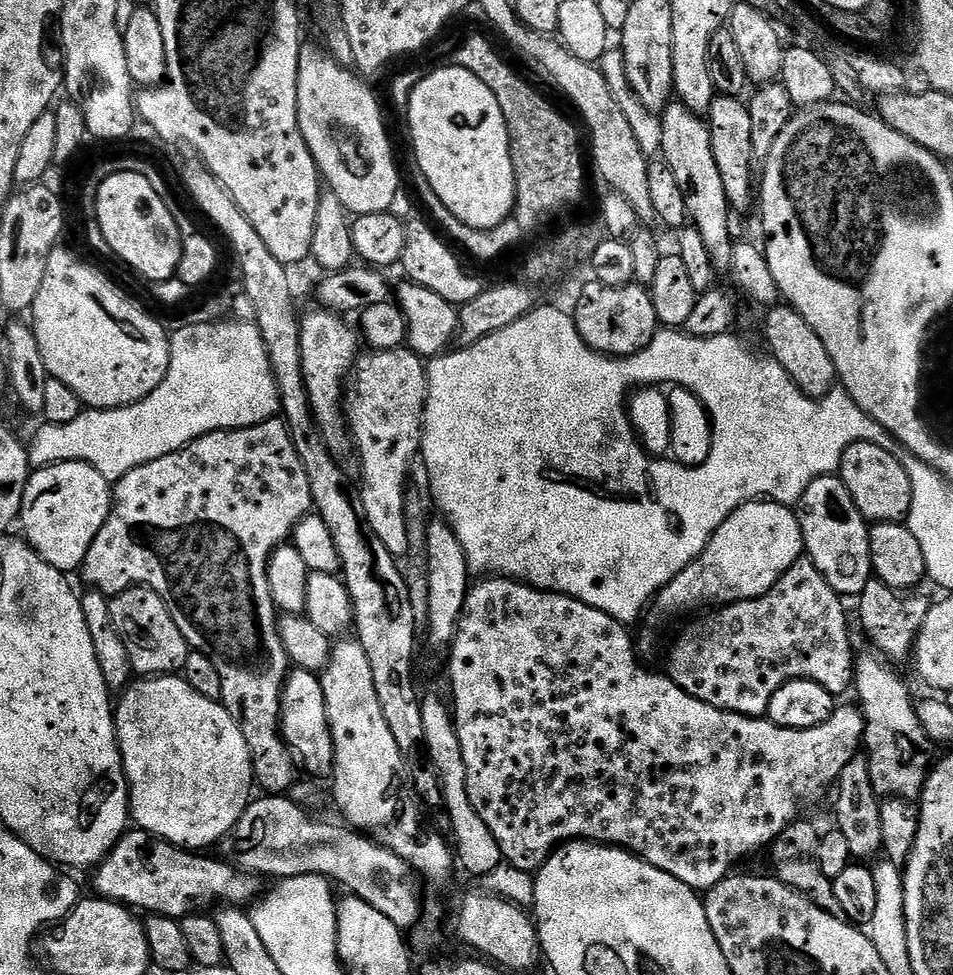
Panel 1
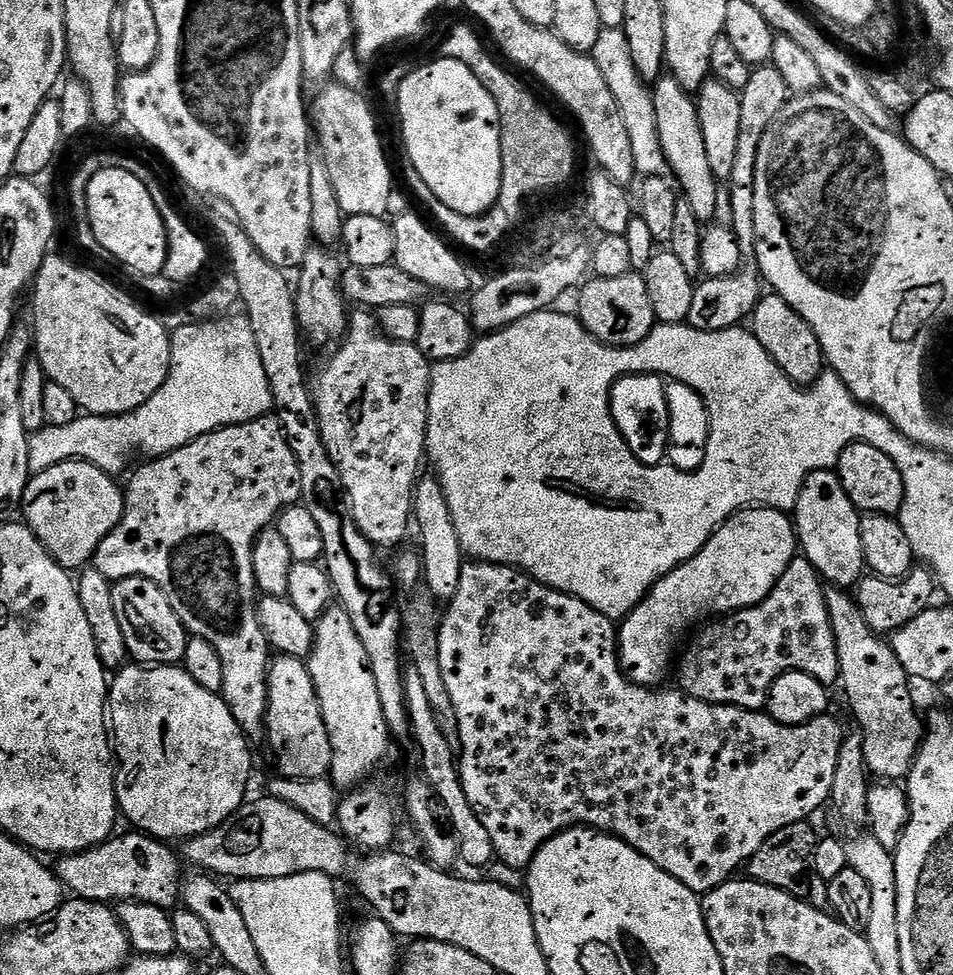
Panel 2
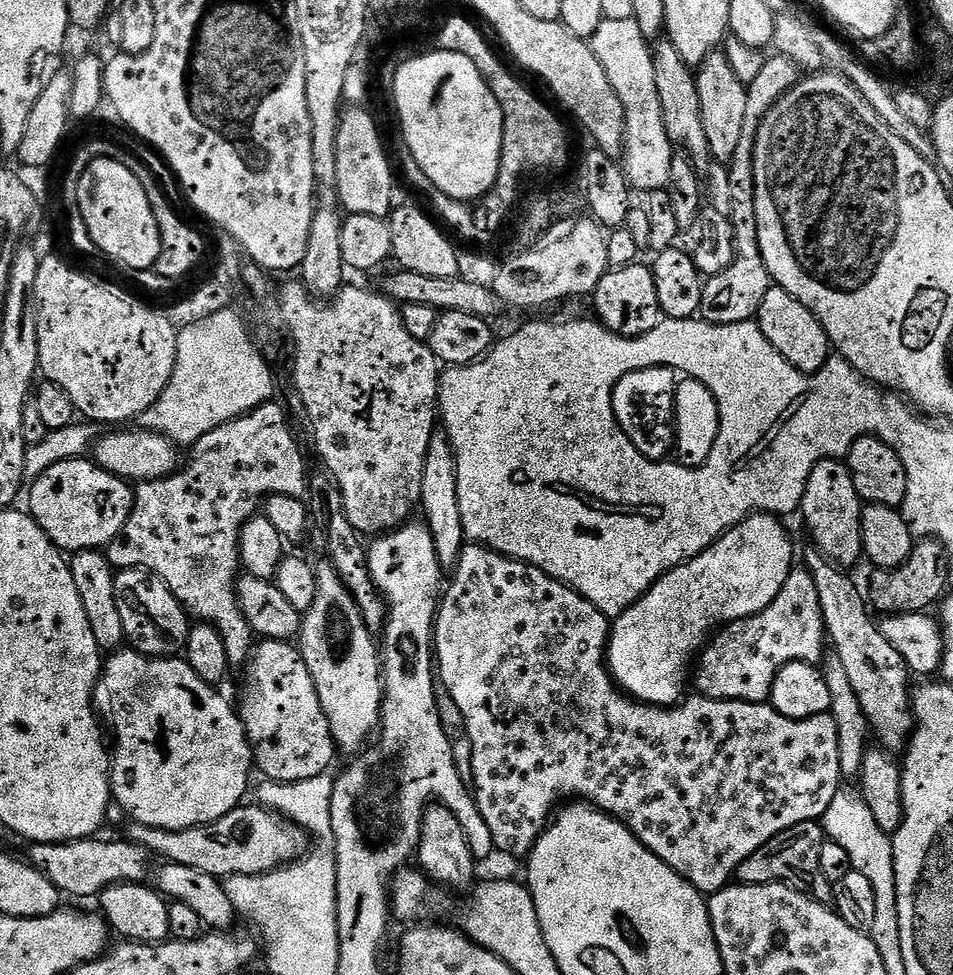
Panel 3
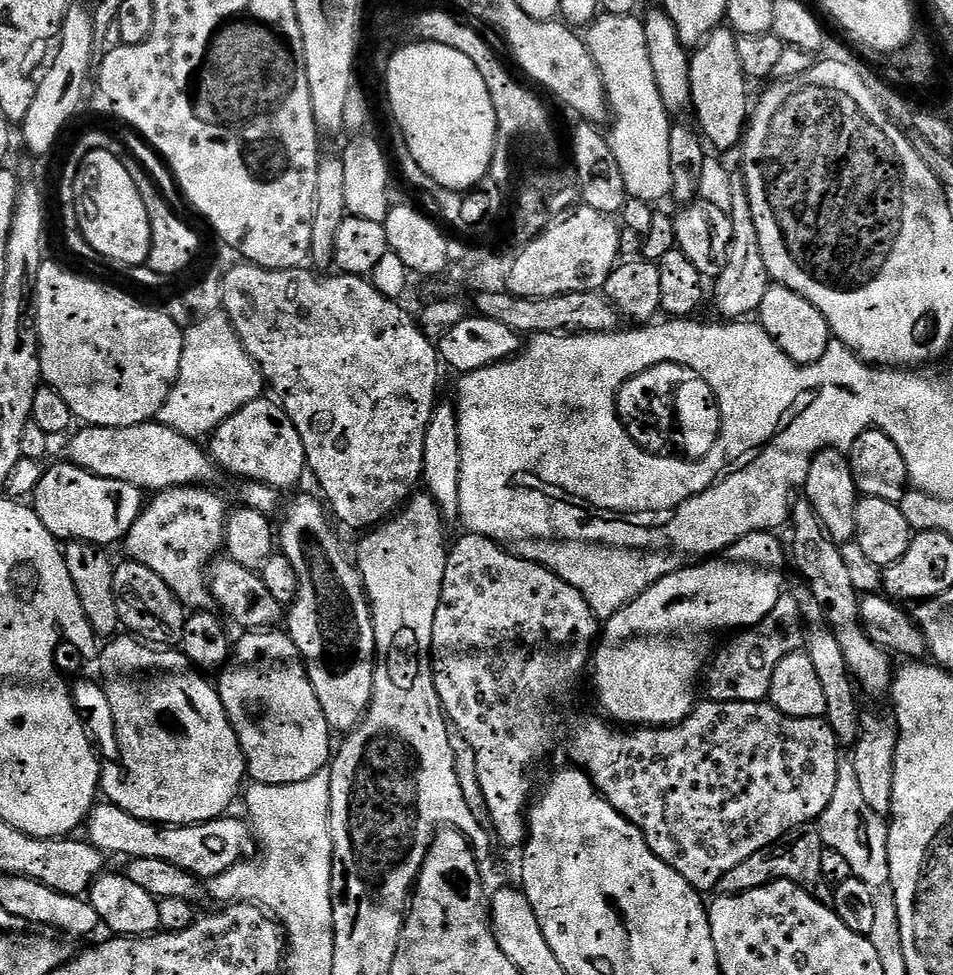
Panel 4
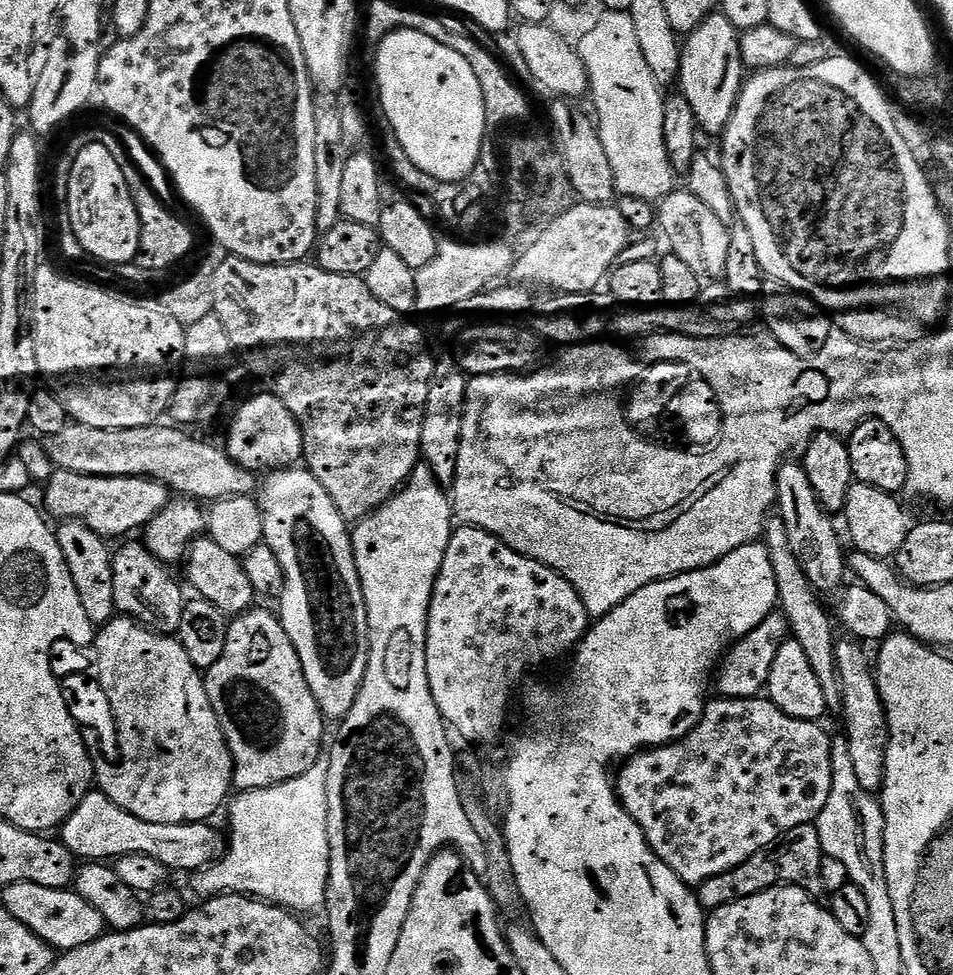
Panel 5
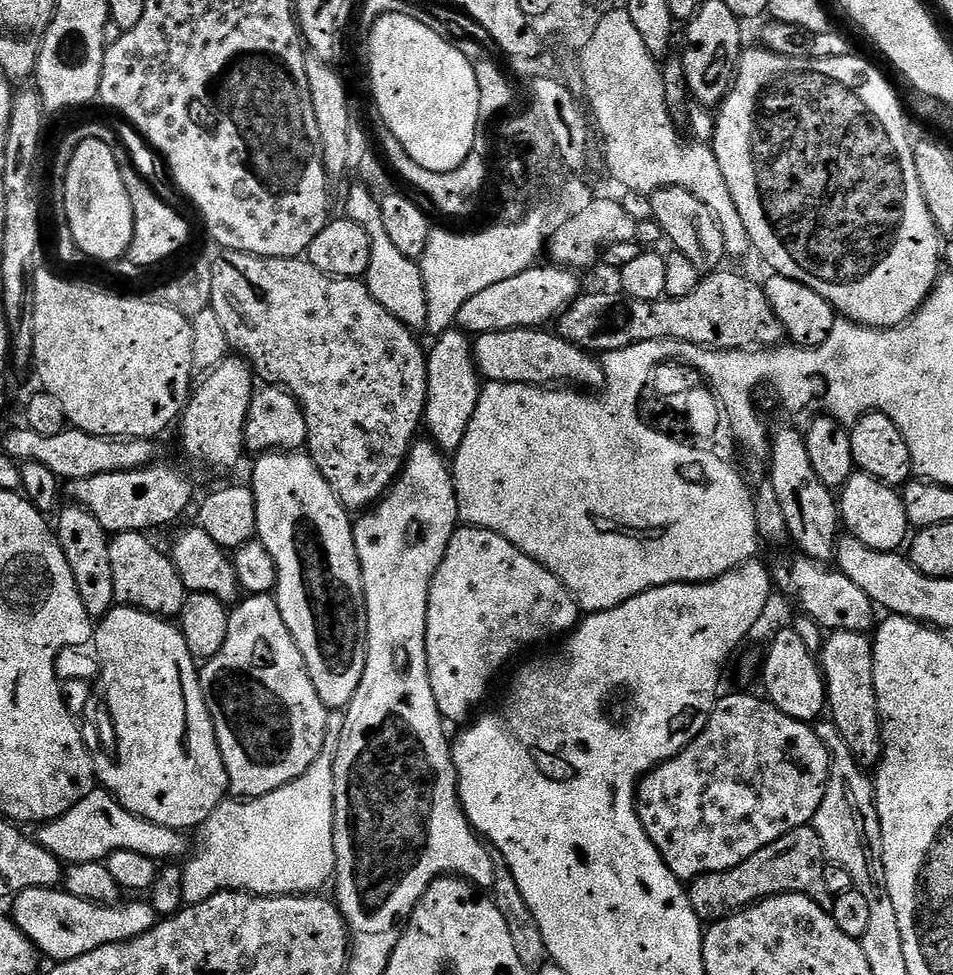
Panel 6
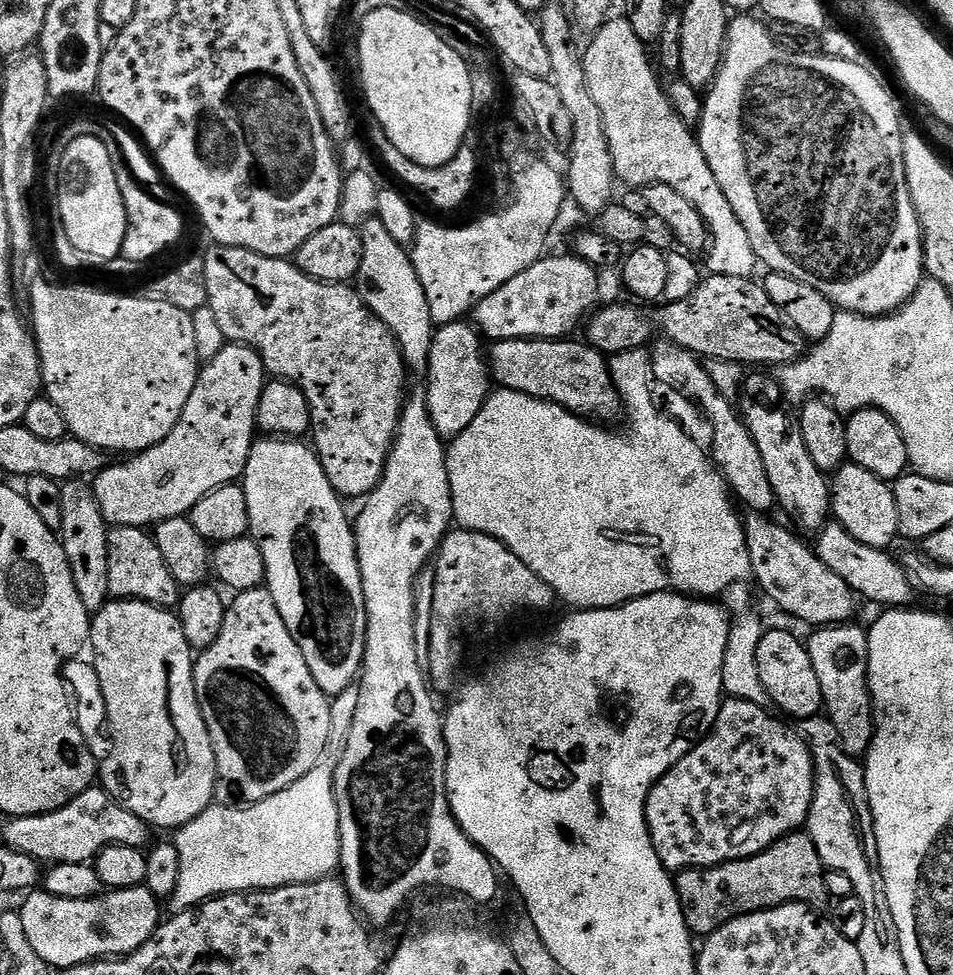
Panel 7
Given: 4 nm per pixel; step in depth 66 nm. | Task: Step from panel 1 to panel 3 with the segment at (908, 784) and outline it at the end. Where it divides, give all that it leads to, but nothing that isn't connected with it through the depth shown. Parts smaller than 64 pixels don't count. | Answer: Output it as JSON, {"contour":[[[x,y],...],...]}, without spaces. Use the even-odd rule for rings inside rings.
{"contour":[[[811,551],[805,554],[803,563],[814,578],[814,586],[818,586],[818,602],[822,602],[824,628],[828,632],[831,651],[842,662],[854,686],[854,694],[858,694],[858,702],[862,702],[862,710],[866,710],[868,726],[875,739],[877,736],[880,739],[877,741],[888,752],[903,753],[914,727],[908,663],[890,642],[886,642],[886,638],[882,638],[879,623],[875,619],[872,621],[873,613],[861,585],[859,588],[844,573],[847,571],[833,564],[823,552]]]}

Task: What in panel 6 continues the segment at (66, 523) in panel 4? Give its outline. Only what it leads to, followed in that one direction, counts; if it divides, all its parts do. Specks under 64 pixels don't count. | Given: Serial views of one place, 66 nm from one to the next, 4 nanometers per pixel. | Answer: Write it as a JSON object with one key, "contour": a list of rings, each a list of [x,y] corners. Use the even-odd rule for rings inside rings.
{"contour":[[[149,466],[146,468],[139,468],[133,472],[111,472],[110,474],[98,474],[94,478],[86,478],[85,480],[73,480],[67,485],[66,492],[73,496],[75,503],[81,508],[85,508],[90,514],[94,514],[94,518],[98,518],[98,522],[104,528],[104,531],[109,534],[118,532],[143,532],[147,533],[148,528],[160,528],[163,524],[172,524],[184,511],[188,508],[188,503],[192,500],[192,484],[179,472],[176,468],[160,468],[161,466]]]}

